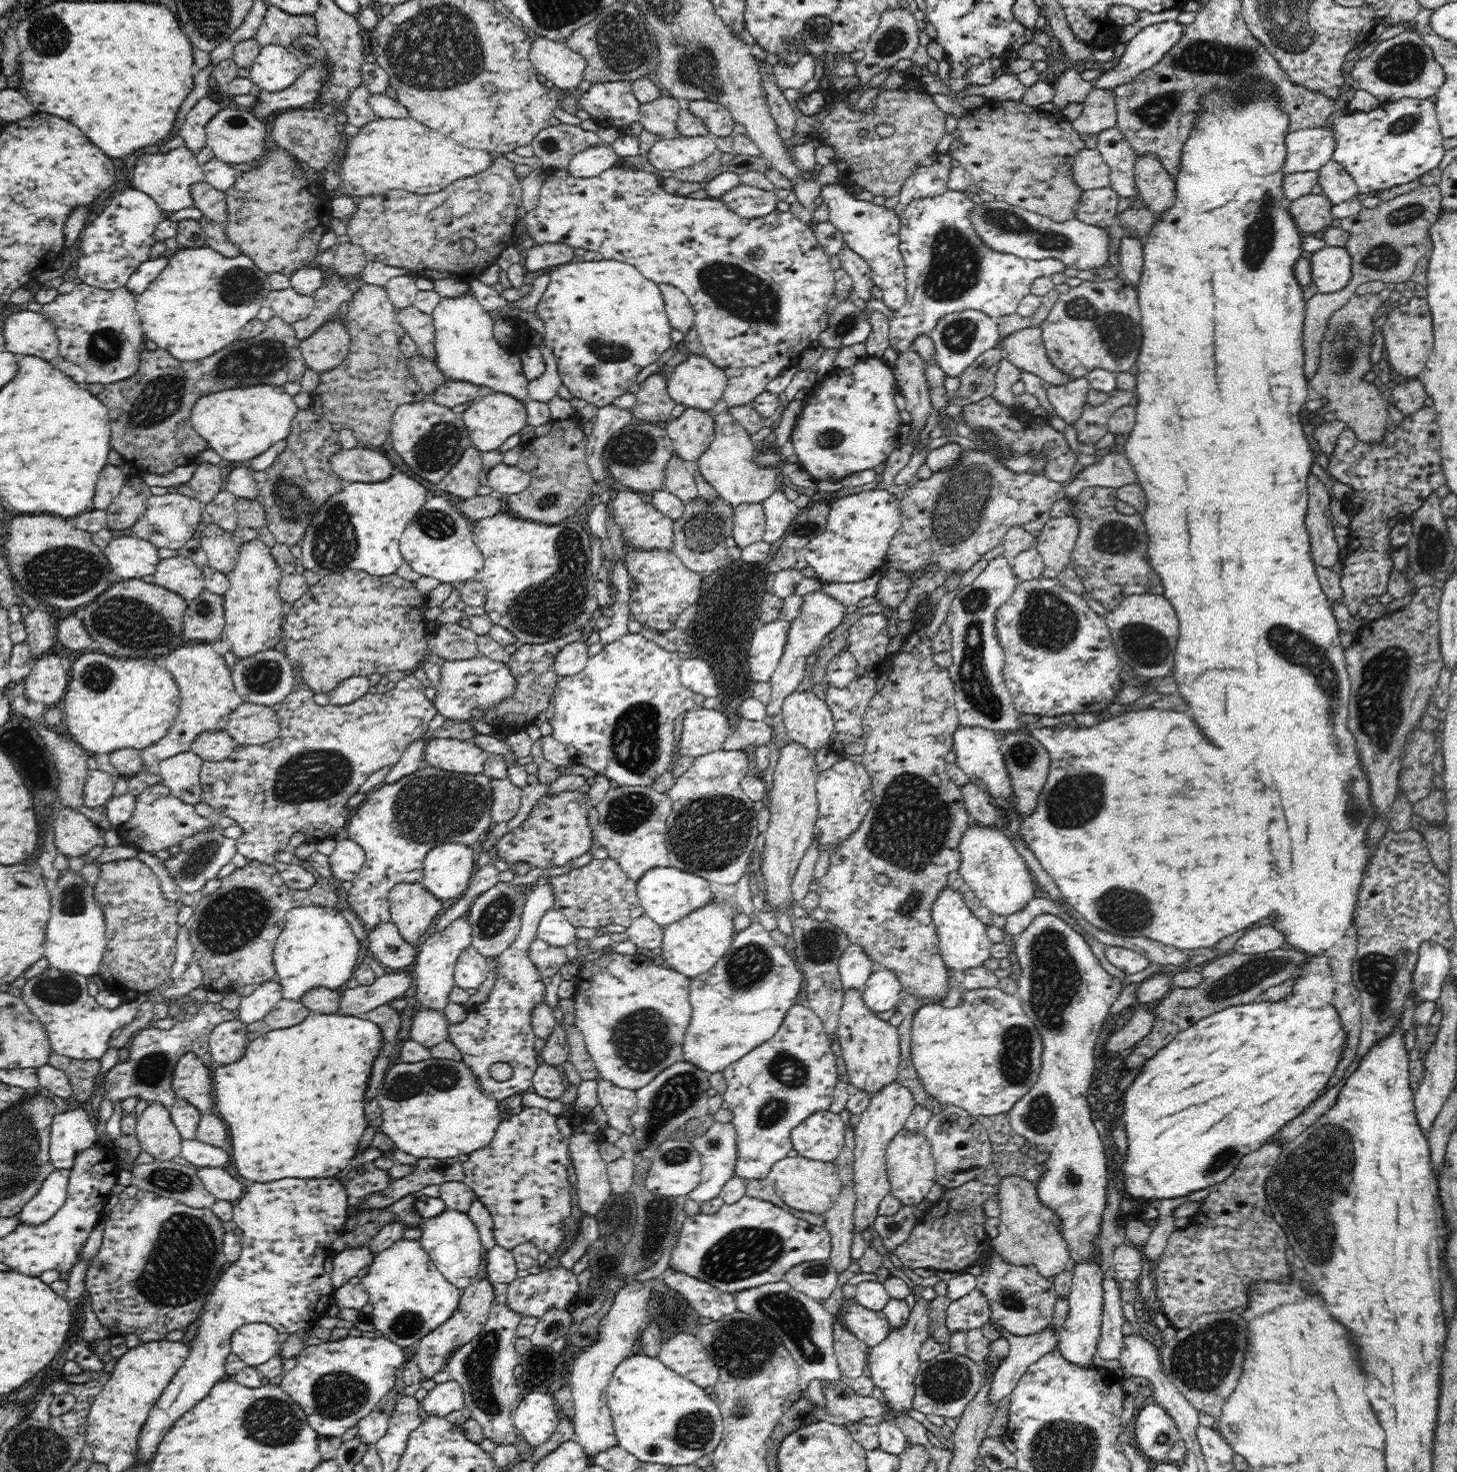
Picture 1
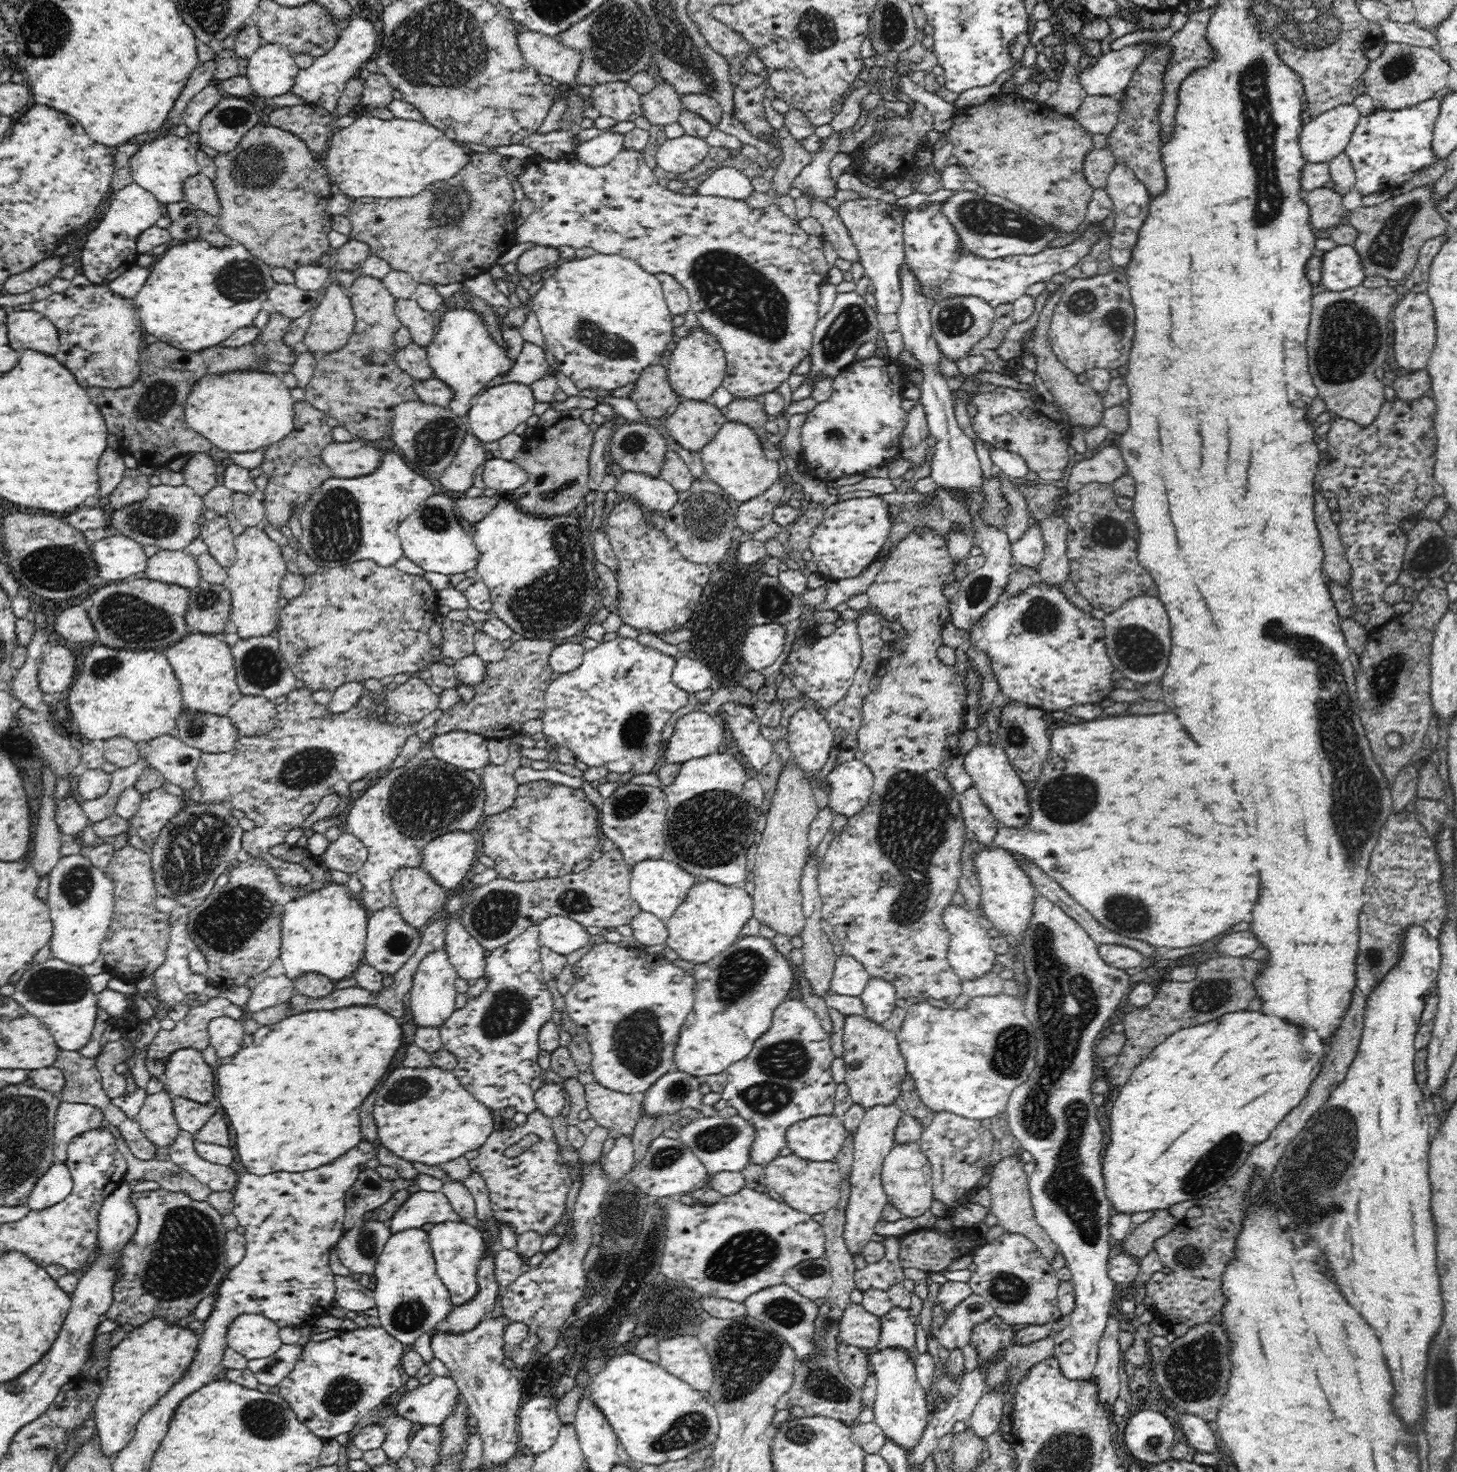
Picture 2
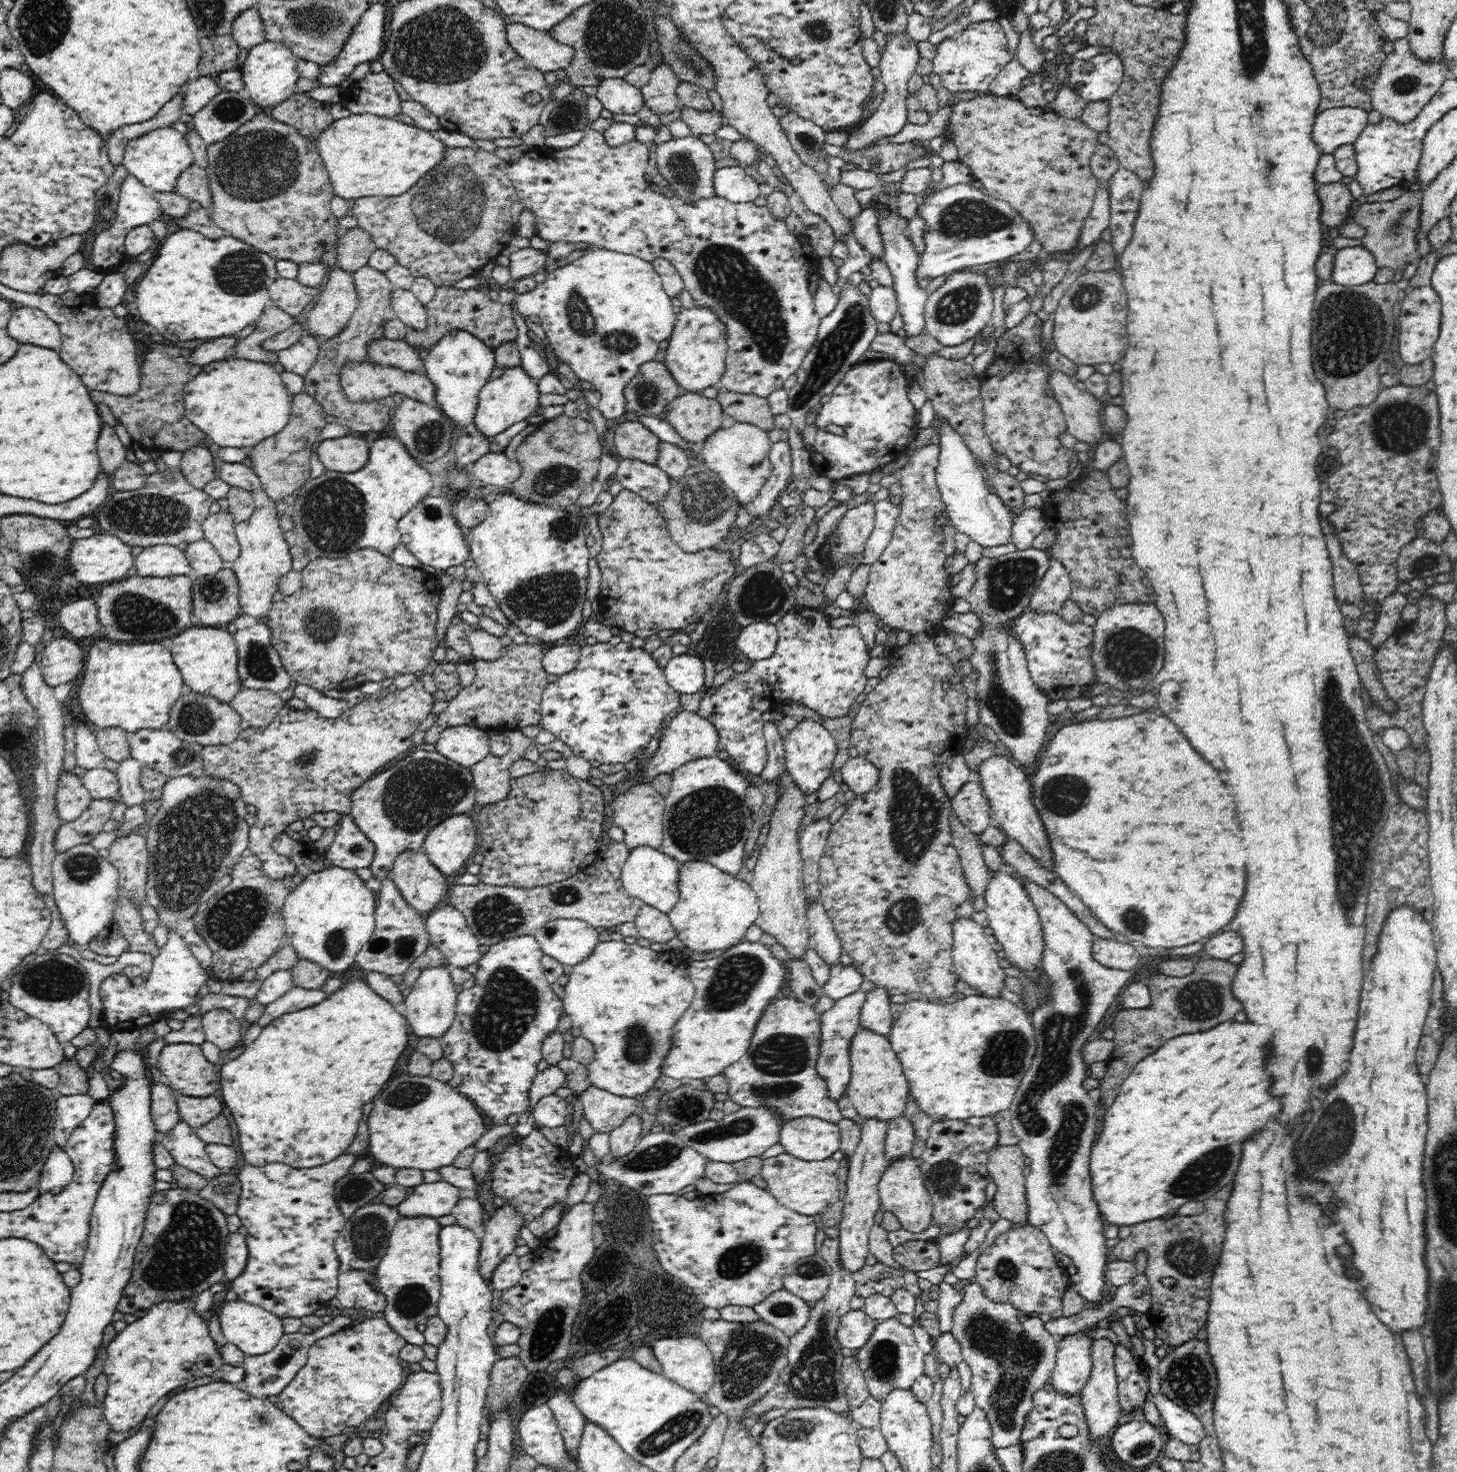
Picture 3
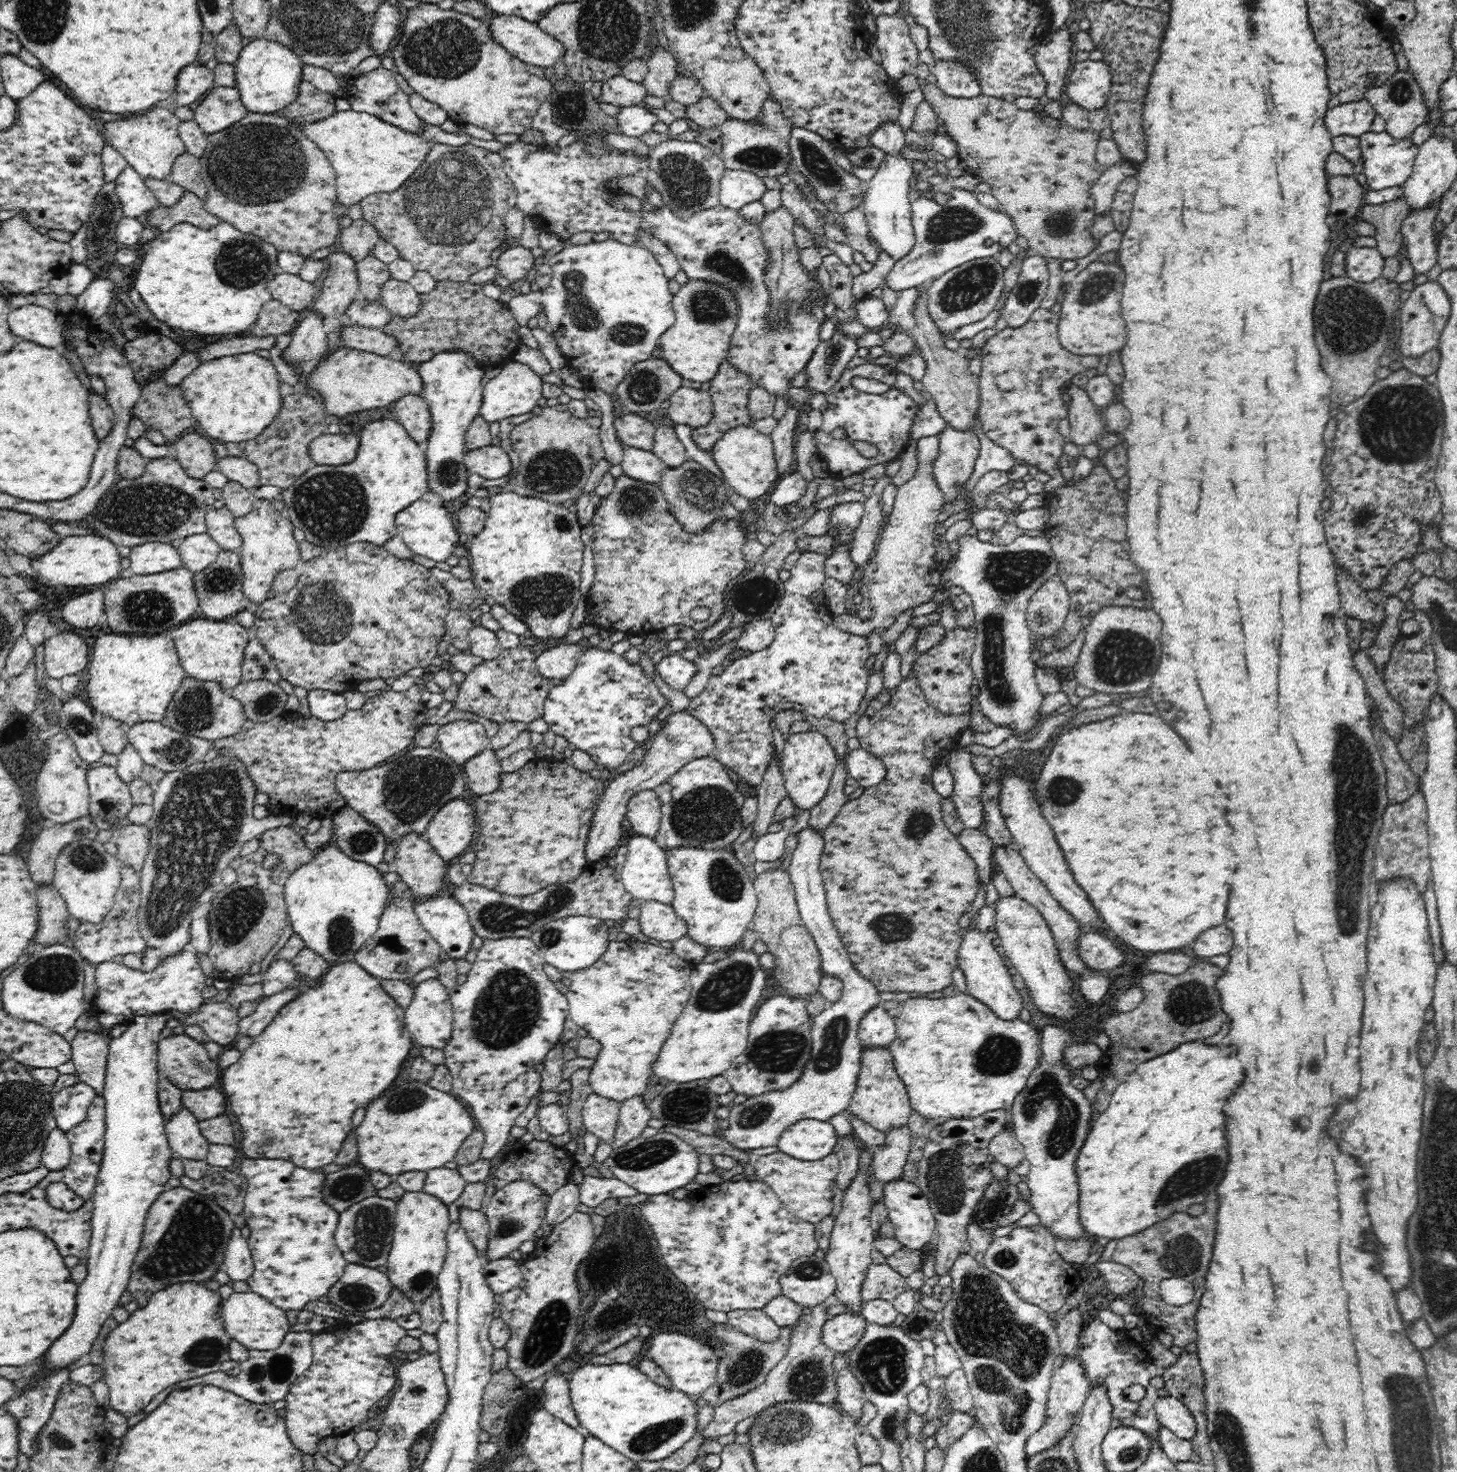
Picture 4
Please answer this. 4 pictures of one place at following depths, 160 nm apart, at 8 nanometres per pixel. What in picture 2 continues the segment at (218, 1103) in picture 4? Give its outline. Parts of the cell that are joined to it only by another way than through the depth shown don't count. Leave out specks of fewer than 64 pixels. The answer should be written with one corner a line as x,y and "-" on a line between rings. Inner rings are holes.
184,1097
173,1099
173,1112
178,1127
184,1132
195,1135
215,1114
214,1104
200,1104

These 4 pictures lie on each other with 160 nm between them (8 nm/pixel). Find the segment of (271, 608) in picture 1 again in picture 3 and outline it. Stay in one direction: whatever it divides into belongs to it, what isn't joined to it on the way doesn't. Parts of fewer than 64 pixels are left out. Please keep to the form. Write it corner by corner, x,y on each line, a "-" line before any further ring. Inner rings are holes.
264,489
251,492
256,510
250,520
240,522
235,526
235,534
240,545
239,558
228,568
234,572
239,584
240,612
252,618
261,619
268,616
272,606
272,598
278,592
280,578
292,570
290,547
284,540
284,534
276,520
275,503
268,497

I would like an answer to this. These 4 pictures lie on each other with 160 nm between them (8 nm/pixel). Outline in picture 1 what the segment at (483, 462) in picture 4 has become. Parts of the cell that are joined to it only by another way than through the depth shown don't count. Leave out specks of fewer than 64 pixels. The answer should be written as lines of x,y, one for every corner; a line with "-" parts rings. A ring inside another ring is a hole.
500,463
488,471
488,487
502,494
515,495
524,492
530,483
530,473
523,471
517,465

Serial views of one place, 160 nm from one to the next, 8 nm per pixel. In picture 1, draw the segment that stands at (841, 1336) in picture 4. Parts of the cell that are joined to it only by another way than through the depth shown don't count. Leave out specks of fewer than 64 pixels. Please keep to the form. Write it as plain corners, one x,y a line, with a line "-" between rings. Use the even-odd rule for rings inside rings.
856,1302
843,1316
845,1327
865,1342
868,1347
880,1344
891,1330
886,1315
880,1310
870,1310

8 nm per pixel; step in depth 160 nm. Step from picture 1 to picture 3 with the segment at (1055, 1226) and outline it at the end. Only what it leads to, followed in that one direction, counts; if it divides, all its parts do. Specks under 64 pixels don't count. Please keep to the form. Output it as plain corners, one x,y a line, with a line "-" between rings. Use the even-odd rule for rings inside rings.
996,1145
992,1152
989,1152
988,1178
990,1182
989,1198
992,1206
1000,1215
1014,1224
1014,1226
1028,1225
1027,1198
1025,1195
1024,1167
1027,1160
1023,1150
1017,1145
1001,1146

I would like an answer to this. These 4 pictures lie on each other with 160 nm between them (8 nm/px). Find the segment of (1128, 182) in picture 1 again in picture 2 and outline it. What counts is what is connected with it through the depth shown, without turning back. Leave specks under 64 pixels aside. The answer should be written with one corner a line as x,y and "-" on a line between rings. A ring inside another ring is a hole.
1116,159
1114,169
1110,170
1108,174
1107,185
1104,188
1112,199
1114,213
1114,227
1110,237
1110,256
1116,266
1126,268
1132,260
1132,251
1136,246
1140,227
1147,219
1151,196
1133,170
1128,169
1118,159

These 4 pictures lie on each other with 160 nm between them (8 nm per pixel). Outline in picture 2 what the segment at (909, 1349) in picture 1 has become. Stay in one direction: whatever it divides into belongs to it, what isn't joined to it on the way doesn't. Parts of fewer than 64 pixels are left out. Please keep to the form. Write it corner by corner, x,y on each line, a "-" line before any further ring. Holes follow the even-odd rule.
899,1346
869,1351
870,1372
877,1378
877,1394
873,1404
874,1422
887,1438
904,1447
906,1452
916,1447
933,1413
926,1391
918,1380
915,1362
916,1359
911,1358
911,1354

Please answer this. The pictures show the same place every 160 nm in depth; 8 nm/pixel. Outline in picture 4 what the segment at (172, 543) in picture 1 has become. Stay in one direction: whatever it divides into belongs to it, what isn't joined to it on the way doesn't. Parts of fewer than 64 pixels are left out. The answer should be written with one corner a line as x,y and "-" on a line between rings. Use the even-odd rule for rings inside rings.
171,455
162,459
152,459
146,463
142,476
132,480
118,479
113,488
104,496
102,504
98,506
96,516
92,520
92,528
118,547
135,547
146,543
171,543
173,540
207,533
205,517
213,509
214,502
215,497
211,486
205,479
189,477
176,457

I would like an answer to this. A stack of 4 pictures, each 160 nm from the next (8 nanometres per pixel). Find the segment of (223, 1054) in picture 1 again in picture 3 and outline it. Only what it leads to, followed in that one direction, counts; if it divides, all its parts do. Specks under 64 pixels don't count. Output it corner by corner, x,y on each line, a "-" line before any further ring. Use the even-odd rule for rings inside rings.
210,1010
204,1014
205,1041
214,1044
220,1051
231,1052
242,1043
245,1024
228,1010

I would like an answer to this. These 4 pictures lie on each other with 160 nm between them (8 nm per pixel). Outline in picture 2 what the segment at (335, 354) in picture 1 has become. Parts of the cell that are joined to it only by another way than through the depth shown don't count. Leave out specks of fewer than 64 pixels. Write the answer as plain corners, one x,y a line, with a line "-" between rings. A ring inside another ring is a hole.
332,284
320,305
312,311
311,323
300,348
316,356
327,355
346,346
356,319
345,289

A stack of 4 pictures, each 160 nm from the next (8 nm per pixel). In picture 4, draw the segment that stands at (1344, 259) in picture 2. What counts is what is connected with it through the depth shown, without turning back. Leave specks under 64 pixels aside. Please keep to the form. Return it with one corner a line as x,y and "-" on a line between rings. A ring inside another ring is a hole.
1351,246
1345,253
1345,277
1370,283
1382,275
1385,258
1376,247

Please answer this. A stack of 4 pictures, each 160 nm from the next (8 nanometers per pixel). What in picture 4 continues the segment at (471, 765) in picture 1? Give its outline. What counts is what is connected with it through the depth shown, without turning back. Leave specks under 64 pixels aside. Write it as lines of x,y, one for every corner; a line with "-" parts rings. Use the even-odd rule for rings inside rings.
455,720
442,725
437,731
437,742
440,742
440,750
459,765
491,748
491,739
484,726
468,720

